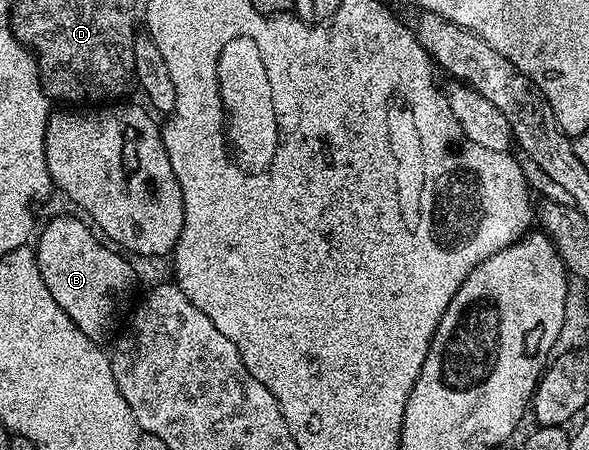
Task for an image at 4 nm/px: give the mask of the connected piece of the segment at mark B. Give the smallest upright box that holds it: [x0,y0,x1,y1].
[35,216,133,343]

